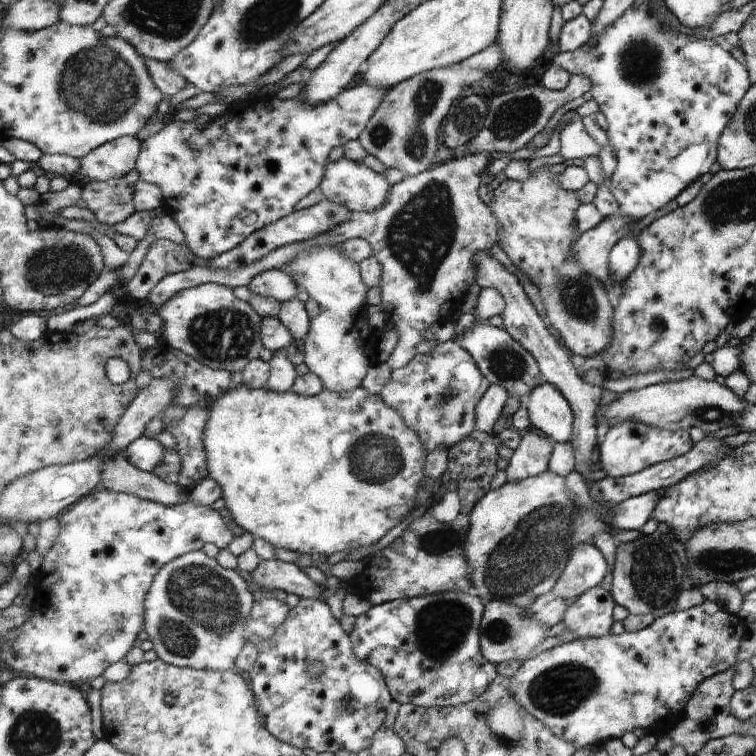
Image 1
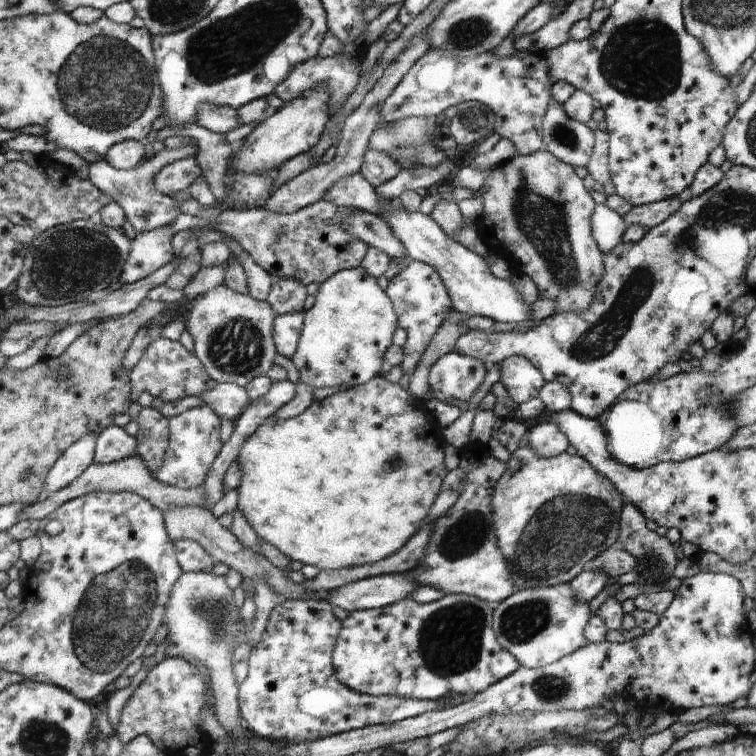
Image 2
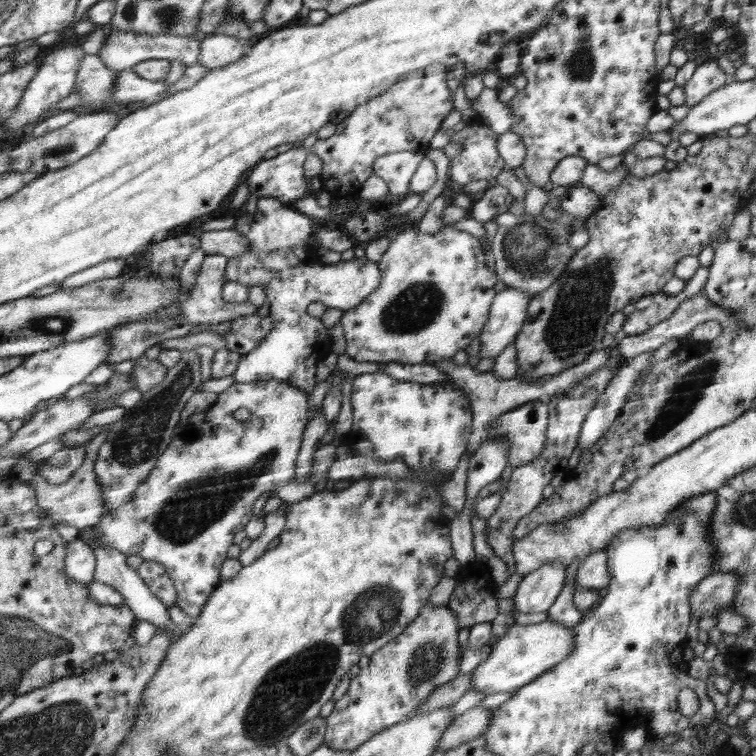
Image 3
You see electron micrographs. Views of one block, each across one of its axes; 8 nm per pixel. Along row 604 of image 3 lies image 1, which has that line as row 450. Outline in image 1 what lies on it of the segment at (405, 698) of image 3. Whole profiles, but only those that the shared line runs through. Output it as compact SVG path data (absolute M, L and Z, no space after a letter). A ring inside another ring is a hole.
M449 340L436 344L428 354L416 354L401 369L394 369L379 394L417 431L428 454L434 449L448 450L477 428L476 408L489 388L488 382L482 382L480 371L473 356L456 340Z

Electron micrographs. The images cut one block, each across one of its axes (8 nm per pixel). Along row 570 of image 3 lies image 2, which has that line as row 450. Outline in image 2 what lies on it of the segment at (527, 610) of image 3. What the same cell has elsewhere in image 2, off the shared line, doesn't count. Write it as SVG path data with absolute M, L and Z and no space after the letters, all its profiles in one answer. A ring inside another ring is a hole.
M541 420L540 424L528 430L528 446L539 457L557 457L566 453L568 445L566 435L548 420Z

